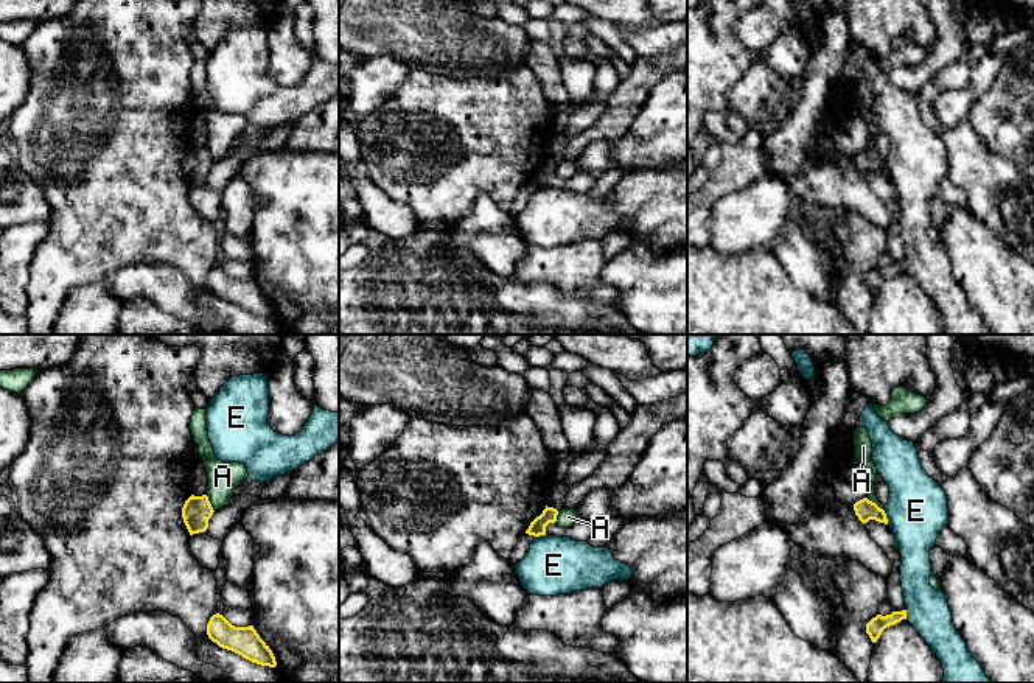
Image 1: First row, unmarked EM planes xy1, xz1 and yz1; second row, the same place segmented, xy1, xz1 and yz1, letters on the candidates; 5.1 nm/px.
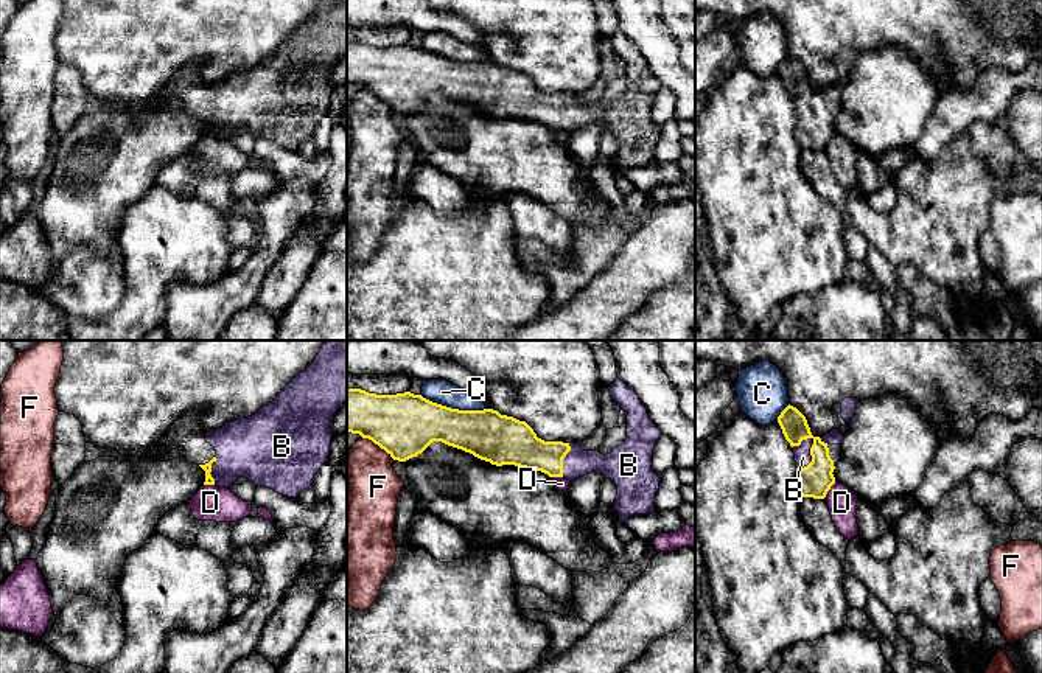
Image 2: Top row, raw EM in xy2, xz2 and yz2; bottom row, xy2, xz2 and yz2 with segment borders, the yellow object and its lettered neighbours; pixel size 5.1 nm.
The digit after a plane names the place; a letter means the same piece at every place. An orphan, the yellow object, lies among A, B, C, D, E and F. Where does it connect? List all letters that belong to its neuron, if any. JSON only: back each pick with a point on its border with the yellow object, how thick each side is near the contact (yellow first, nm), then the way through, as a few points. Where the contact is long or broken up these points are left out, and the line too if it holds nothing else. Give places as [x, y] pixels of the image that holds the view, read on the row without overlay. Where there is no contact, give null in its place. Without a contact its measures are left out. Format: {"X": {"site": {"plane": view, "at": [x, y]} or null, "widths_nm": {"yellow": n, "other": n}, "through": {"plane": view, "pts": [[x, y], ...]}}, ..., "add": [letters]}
{"B": {"site": {"plane": "yz2", "at": [811, 106]}, "widths_nm": {"yellow": 180, "other": 90}}, "add": ["B"]}

